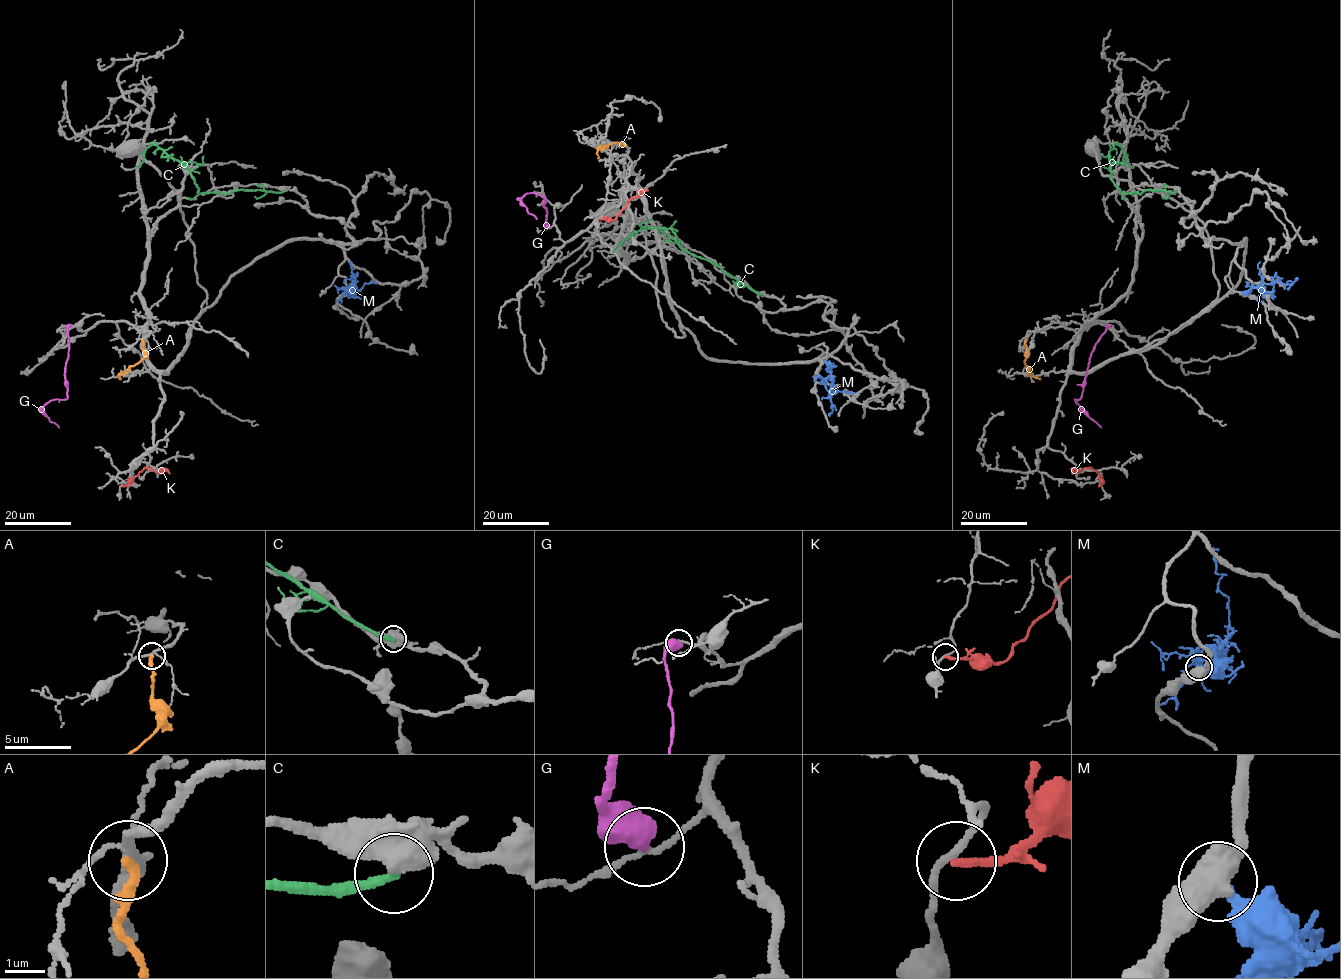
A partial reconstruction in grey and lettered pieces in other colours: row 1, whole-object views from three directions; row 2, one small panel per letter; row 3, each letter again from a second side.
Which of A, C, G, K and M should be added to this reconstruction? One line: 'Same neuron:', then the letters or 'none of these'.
Same neuron: none of these

